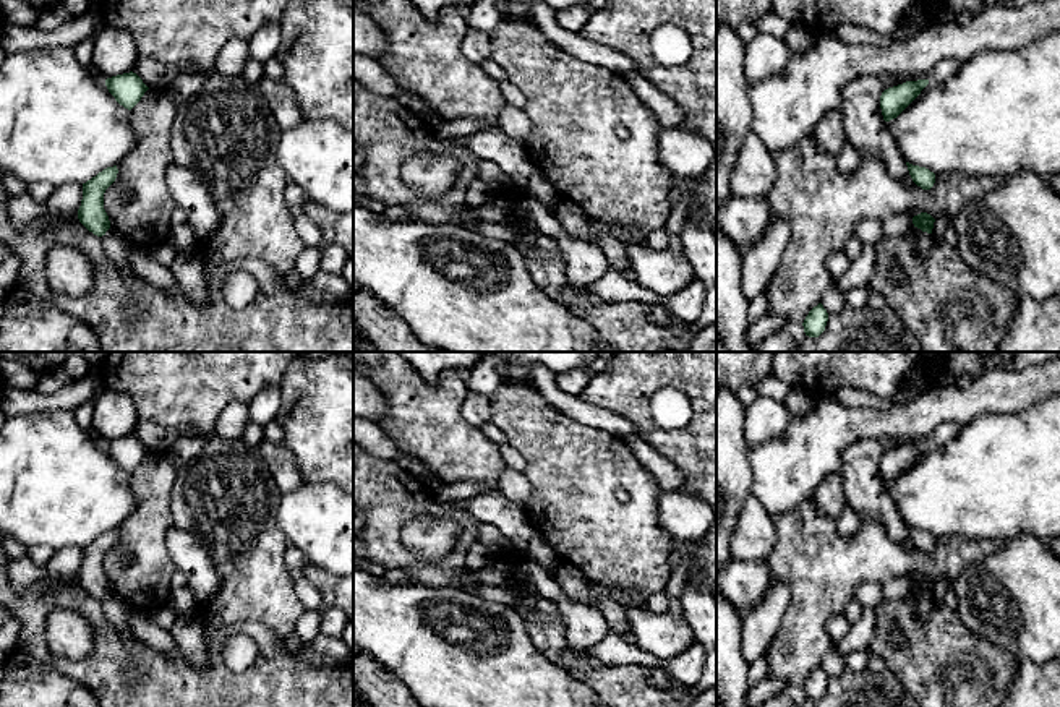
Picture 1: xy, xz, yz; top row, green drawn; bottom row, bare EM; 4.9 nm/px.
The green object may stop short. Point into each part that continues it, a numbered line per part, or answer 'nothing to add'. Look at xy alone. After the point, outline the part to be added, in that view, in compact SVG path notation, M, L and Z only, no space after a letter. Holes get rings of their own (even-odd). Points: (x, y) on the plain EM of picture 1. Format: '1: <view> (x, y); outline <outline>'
nothing to add

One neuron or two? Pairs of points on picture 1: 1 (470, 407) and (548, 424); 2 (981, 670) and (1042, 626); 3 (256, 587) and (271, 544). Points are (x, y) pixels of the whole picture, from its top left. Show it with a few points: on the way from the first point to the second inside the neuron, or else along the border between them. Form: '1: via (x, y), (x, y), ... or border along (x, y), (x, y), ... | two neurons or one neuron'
1: border along (488, 399), (493, 420) | two neurons
2: border along (974, 633), (1018, 659) | two neurons
3: via (256, 576), (256, 558), (260, 555) | one neuron

